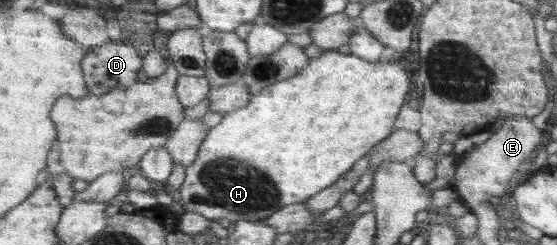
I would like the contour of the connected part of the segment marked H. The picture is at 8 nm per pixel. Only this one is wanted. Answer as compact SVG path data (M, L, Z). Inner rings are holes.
M338 50L324 51L320 56L313 57L311 62L299 74L292 76L288 80L273 84L268 88L263 88L259 94L253 94L252 100L247 103L243 108L228 112L223 115L219 124L211 127L208 130L205 140L199 147L197 156L191 166L186 168L185 178L181 188L179 189L179 198L181 198L181 205L186 212L194 212L204 216L207 219L216 221L262 221L267 219L268 216L280 211L281 208L289 204L297 204L304 202L304 200L311 199L312 196L324 191L325 188L331 187L341 175L347 174L352 170L360 159L376 146L388 138L389 134L393 134L393 124L397 120L399 108L405 104L405 96L409 90L409 76L403 70L401 60L390 63L386 60L368 61L363 60L354 54L339 53Z

